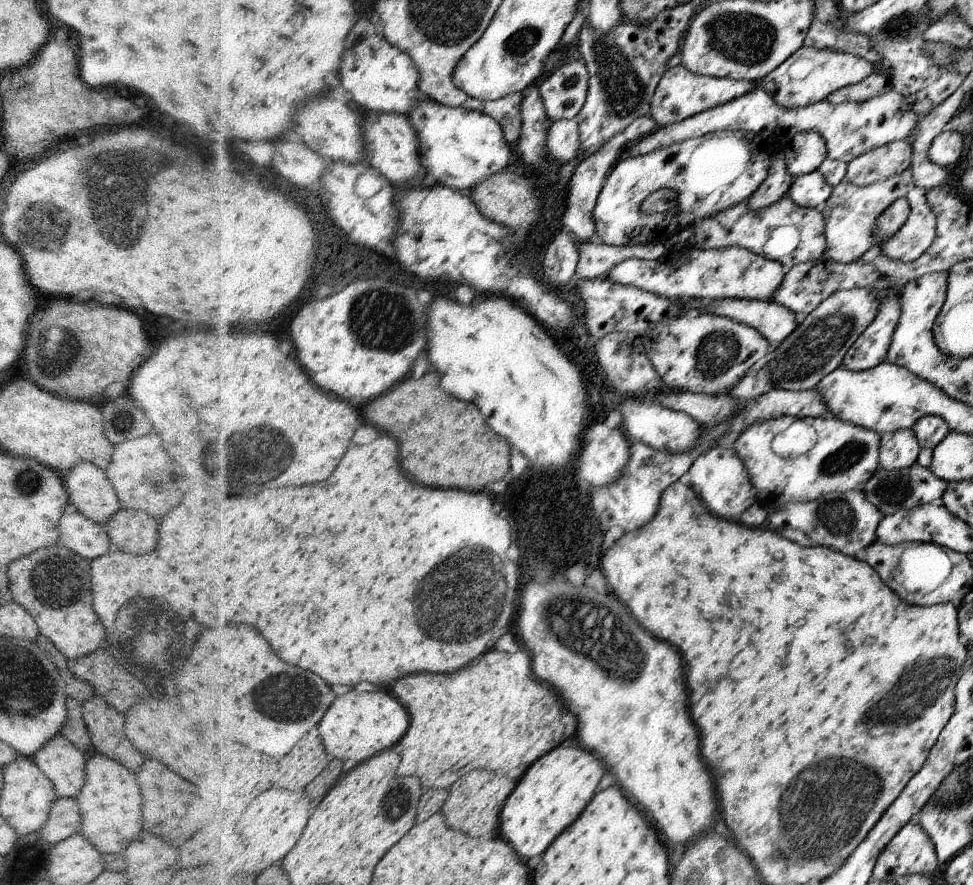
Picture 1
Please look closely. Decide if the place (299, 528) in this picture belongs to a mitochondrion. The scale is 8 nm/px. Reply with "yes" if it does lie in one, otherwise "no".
no

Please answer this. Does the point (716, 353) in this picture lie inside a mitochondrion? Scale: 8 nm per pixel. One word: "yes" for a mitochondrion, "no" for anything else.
yes

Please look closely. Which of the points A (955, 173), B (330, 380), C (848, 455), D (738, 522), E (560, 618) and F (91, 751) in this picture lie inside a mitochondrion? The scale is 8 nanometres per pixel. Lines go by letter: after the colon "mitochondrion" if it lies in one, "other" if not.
A: other
B: other
C: mitochondrion
D: other
E: mitochondrion
F: other

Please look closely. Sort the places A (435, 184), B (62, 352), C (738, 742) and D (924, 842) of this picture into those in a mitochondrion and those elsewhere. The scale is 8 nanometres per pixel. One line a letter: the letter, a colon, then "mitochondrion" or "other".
A: other
B: mitochondrion
C: other
D: other

